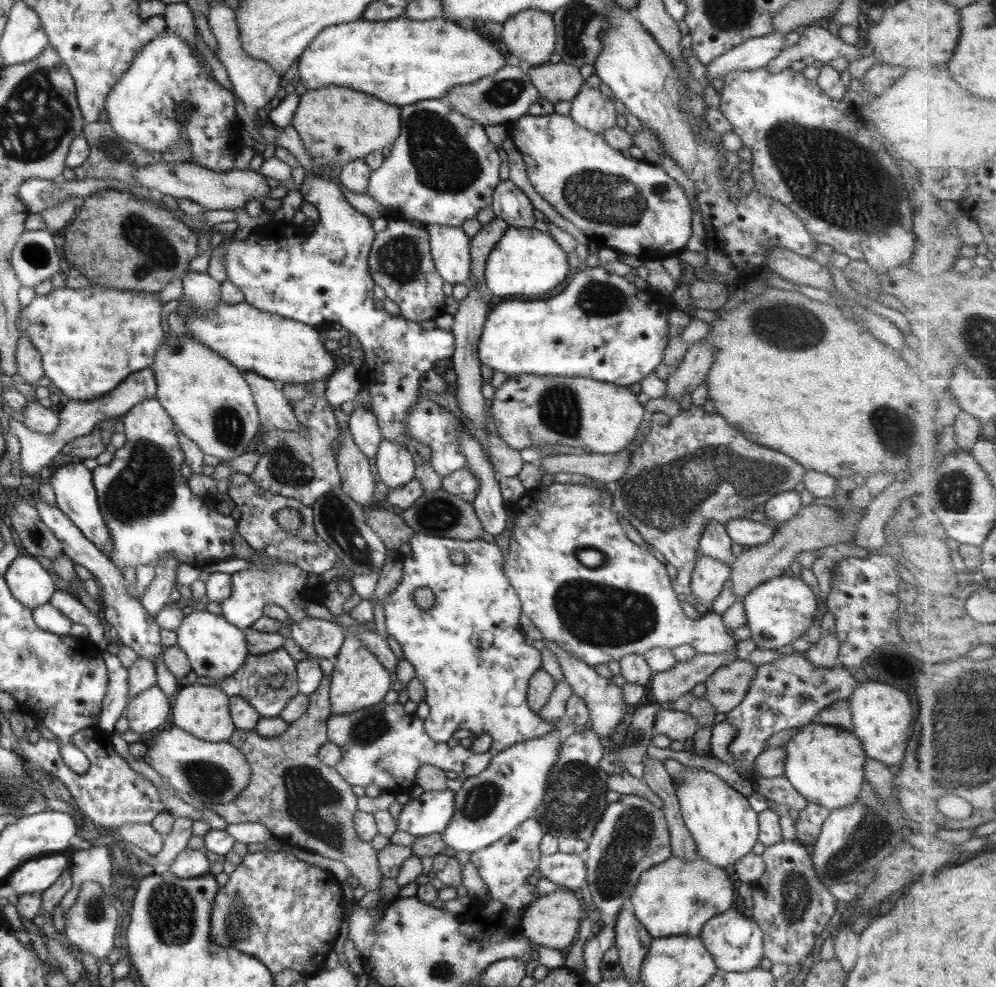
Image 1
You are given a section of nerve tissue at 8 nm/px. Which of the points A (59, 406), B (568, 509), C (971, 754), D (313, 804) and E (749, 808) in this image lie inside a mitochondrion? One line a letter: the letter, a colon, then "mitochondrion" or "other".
A: other
B: other
C: mitochondrion
D: mitochondrion
E: other

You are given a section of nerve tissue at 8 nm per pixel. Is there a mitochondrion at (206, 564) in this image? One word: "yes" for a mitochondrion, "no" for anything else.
no

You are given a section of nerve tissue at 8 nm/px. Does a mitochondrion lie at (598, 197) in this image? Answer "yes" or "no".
yes

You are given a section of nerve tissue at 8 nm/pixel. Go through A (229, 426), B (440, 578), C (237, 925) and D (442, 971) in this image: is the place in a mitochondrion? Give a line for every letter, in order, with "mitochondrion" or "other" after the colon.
A: mitochondrion
B: other
C: mitochondrion
D: mitochondrion

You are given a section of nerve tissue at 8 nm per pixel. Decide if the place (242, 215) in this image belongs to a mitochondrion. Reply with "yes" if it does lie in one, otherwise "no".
no

